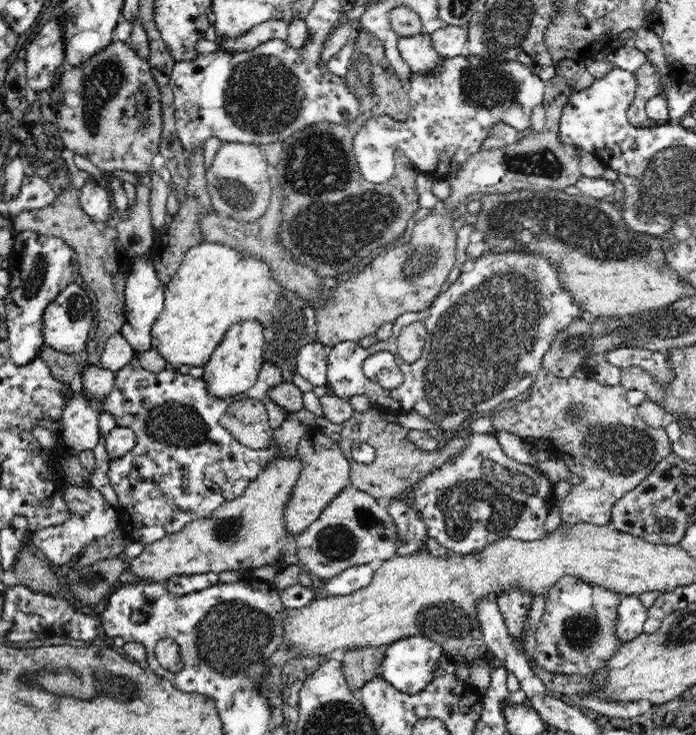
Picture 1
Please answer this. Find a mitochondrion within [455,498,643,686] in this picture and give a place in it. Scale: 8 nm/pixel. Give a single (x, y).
(581, 632)

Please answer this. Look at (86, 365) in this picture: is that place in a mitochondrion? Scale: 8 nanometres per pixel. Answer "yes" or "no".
no

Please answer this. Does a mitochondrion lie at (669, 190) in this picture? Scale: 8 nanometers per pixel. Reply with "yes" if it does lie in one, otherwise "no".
yes

